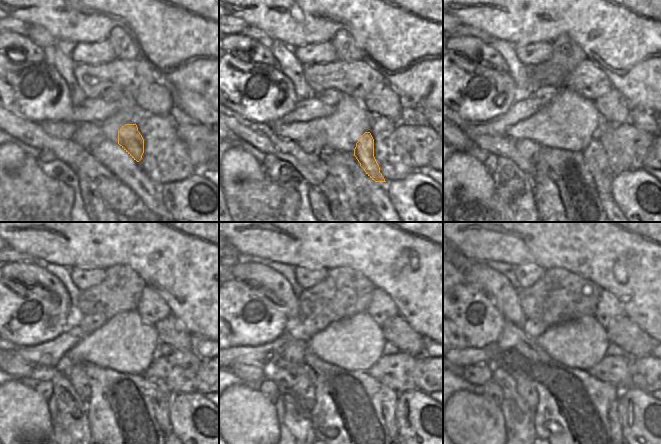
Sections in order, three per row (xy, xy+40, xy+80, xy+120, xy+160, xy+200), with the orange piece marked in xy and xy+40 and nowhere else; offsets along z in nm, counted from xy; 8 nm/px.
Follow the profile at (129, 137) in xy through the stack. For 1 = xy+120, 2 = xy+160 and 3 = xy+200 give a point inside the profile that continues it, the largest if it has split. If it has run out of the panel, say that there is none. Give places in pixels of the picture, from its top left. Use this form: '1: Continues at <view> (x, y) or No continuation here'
1: Continues at xy+120 (162, 408)
2: Continues at xy+160 (389, 405)
3: Continues at xy+200 (615, 425).

